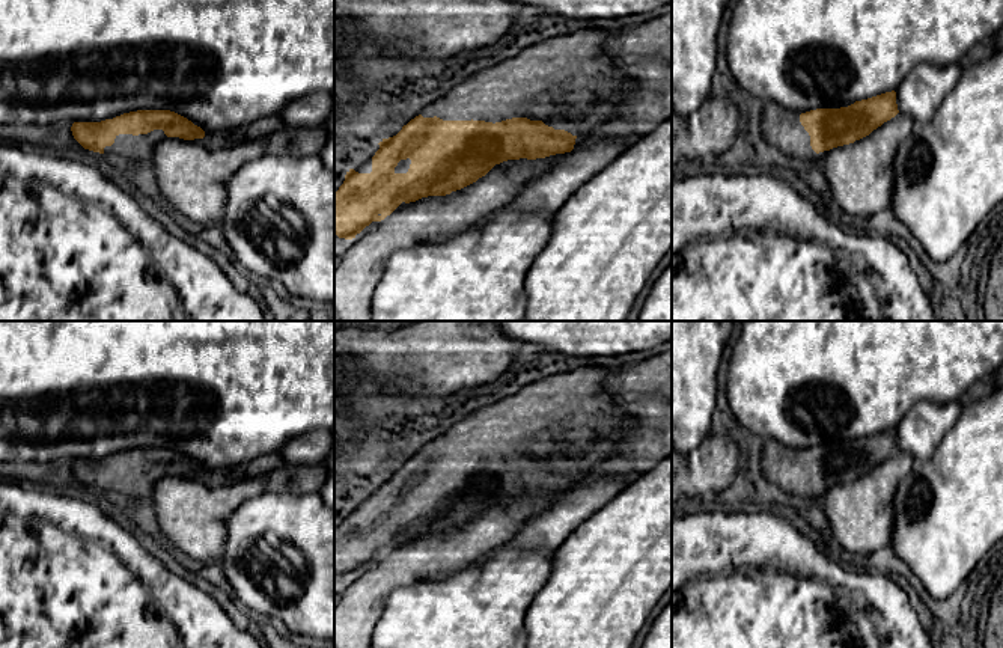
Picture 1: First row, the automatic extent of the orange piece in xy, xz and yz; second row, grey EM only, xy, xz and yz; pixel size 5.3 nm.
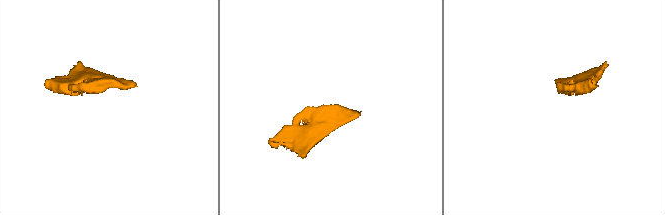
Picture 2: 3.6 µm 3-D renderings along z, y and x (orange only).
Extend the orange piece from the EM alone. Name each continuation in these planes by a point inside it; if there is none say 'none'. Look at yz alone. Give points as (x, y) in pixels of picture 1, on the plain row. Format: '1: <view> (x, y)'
1: yz (780, 464)

